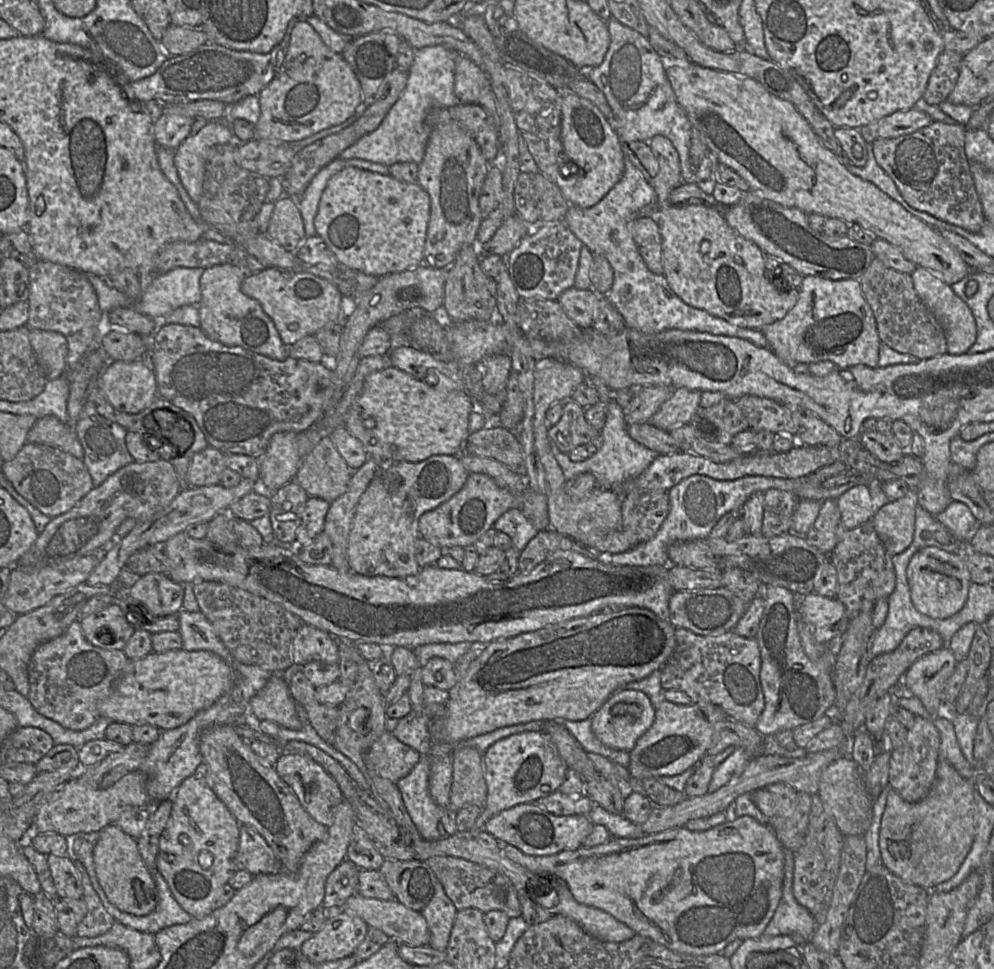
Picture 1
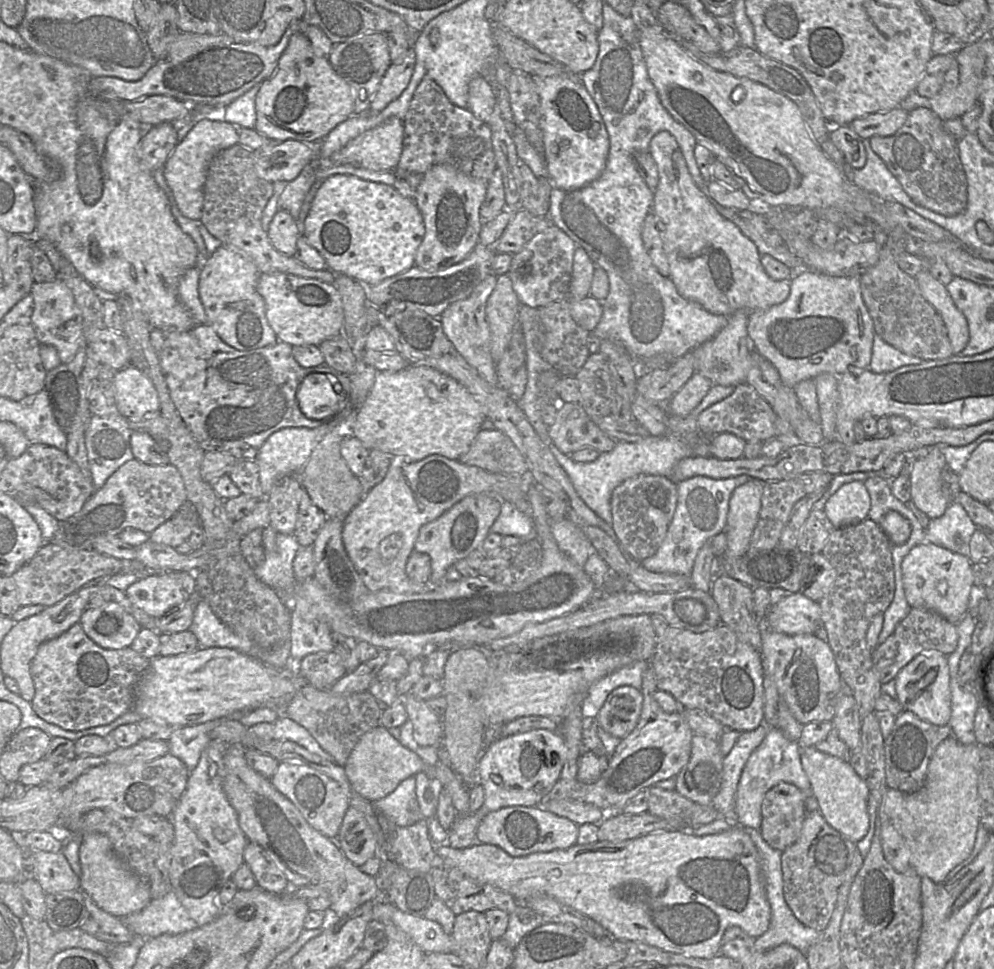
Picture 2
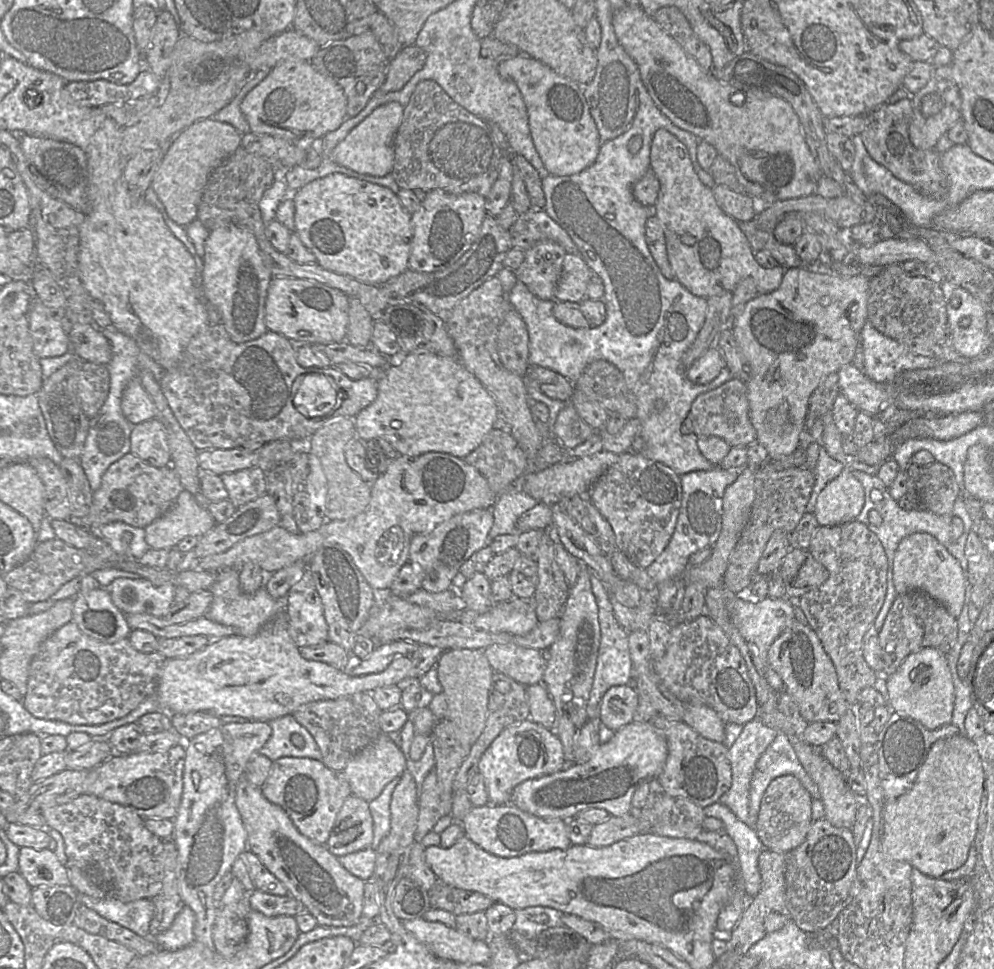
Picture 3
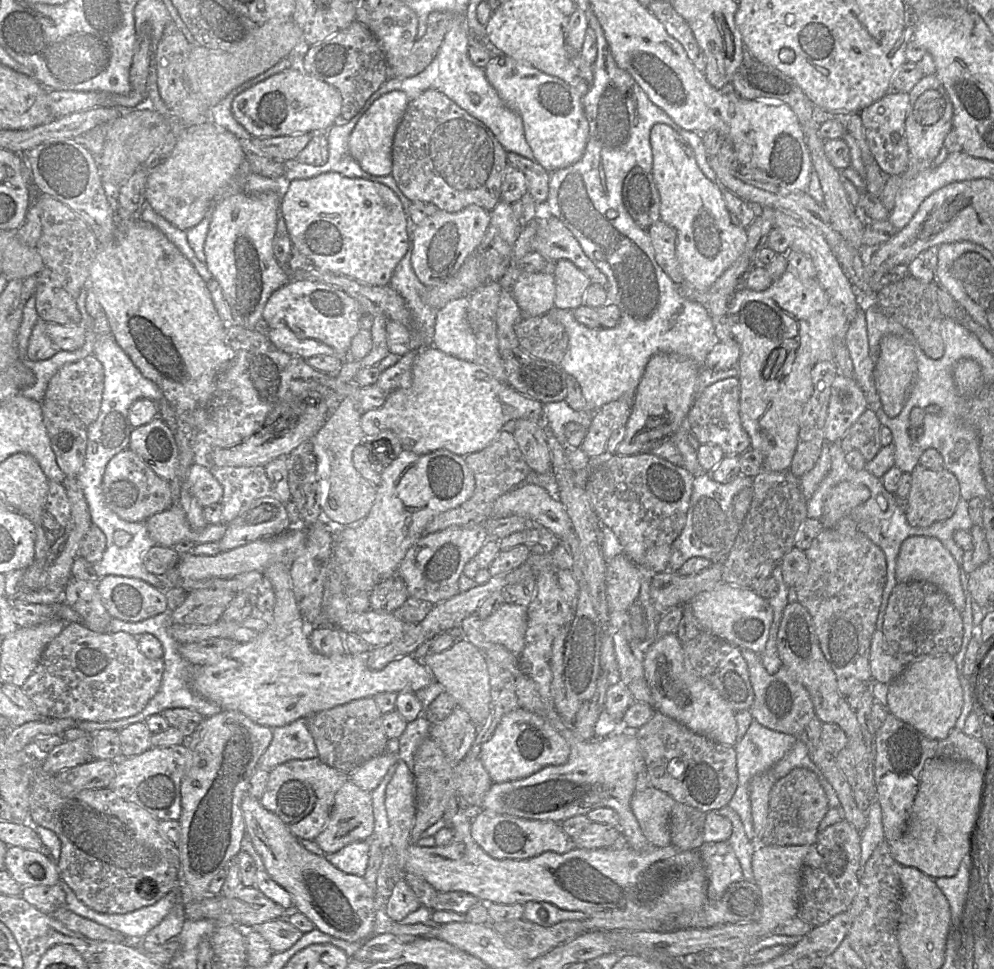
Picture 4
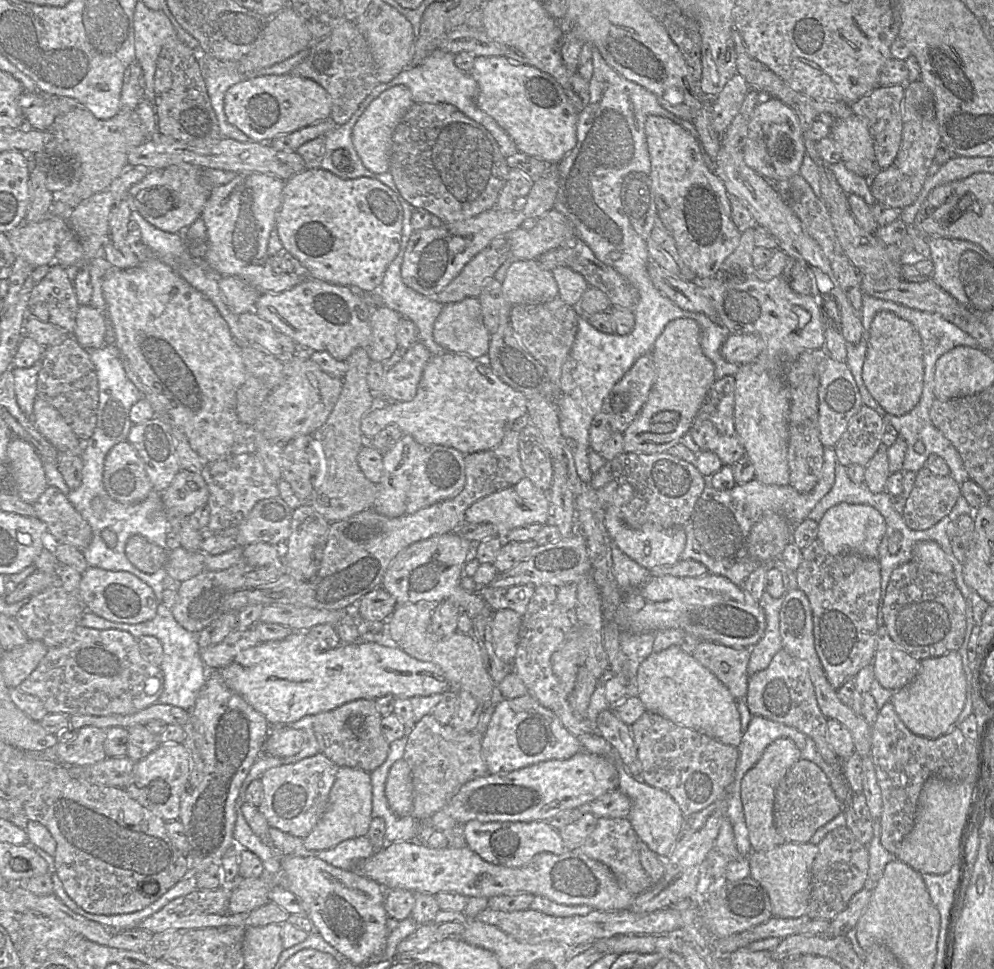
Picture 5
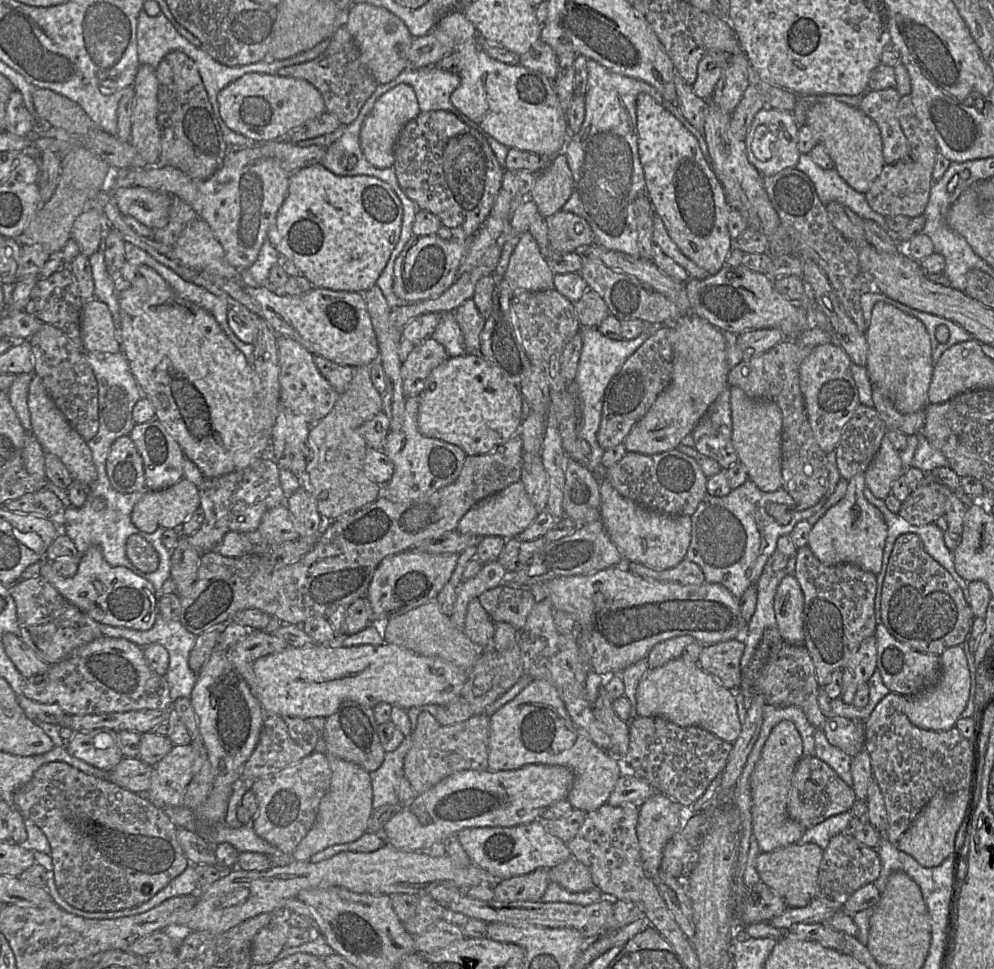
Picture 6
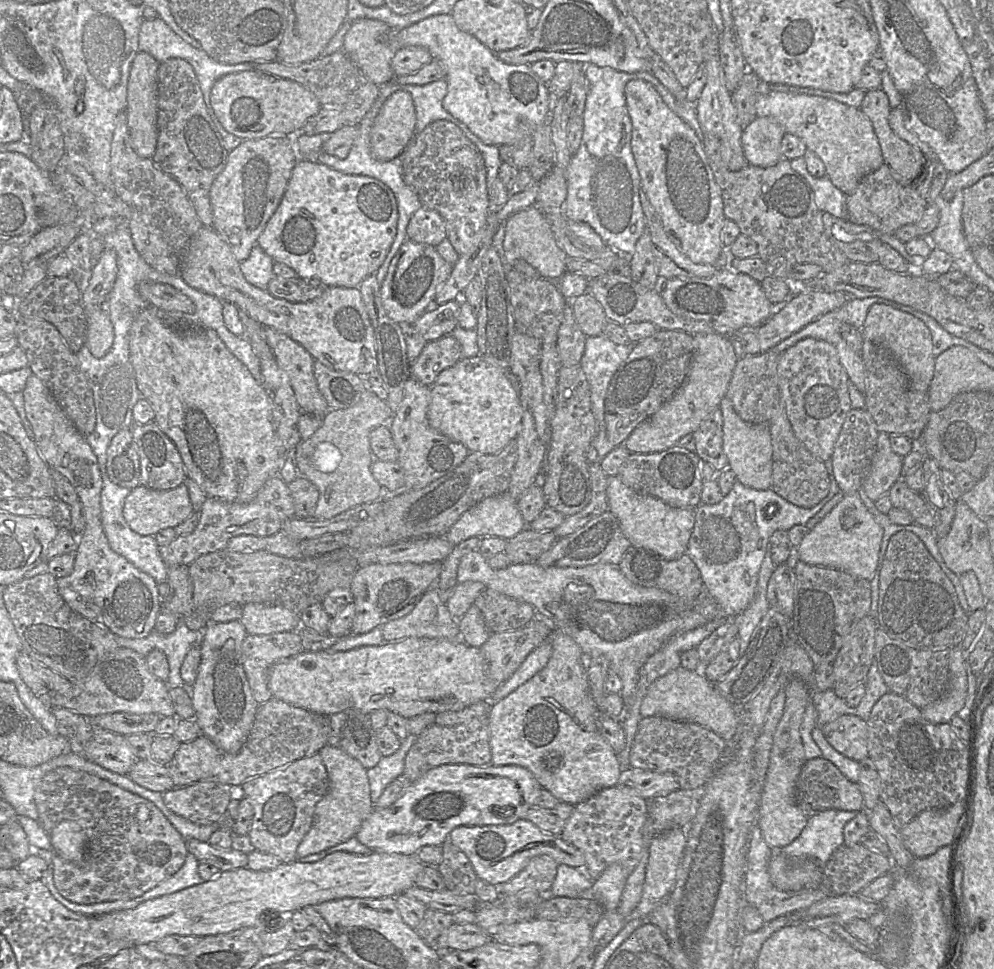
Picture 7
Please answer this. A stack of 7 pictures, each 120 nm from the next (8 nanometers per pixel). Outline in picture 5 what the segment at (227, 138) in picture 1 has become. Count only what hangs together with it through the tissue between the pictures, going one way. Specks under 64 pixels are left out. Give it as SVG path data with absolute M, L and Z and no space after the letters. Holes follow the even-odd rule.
M173 165L149 169L145 177L127 192L132 211L137 211L150 224L163 231L183 233L200 217L212 189L200 183L200 171L203 168L207 167Z

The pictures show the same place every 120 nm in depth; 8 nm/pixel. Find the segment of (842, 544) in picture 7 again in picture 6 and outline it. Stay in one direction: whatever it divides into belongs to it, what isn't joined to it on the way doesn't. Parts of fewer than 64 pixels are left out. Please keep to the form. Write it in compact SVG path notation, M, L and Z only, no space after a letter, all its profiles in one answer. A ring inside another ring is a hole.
M864 473L853 476L845 496L812 526L807 545L824 564L850 563L877 575L882 567L887 525L882 513L866 500L864 488Z

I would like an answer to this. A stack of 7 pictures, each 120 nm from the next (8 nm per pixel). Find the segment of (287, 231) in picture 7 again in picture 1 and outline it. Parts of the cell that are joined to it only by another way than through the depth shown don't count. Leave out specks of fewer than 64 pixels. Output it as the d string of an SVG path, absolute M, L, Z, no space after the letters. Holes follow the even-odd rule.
M358 167L334 174L322 194L315 228L340 264L382 277L416 268L423 263L431 199L417 182L400 181Z

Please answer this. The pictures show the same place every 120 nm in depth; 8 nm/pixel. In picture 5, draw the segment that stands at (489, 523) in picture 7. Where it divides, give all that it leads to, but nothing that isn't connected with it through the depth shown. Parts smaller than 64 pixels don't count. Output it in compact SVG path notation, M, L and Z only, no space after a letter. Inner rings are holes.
M525 477L508 488L494 492L474 502L465 511L465 522L470 524L490 523L497 526L501 534L505 535L514 528L528 524L538 523L544 526L549 522L549 513L550 505L546 498L546 492L535 487Z

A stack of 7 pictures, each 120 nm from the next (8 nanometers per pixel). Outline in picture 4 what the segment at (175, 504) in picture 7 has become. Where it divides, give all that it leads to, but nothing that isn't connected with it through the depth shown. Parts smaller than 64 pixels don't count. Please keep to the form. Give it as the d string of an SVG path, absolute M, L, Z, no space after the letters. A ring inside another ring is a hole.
M194 462L189 468L187 482L191 494L202 507L220 502L223 490L209 468Z

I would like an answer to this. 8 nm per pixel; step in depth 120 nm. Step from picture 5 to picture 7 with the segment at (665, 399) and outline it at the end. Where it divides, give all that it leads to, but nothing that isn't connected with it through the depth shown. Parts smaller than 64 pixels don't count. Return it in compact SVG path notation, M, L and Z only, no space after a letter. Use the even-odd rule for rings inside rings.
M714 332L694 335L694 353L683 384L656 413L634 429L624 442L625 448L630 453L659 453L675 446L685 435L694 433L720 406L737 361L731 339L726 334Z

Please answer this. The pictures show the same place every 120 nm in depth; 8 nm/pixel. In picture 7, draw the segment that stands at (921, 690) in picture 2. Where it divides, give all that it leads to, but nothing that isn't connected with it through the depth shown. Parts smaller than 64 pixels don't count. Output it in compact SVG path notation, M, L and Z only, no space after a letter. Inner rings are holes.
M958 646L952 648L950 653L947 694L941 700L922 708L922 717L932 724L950 723L965 705L967 687L963 650Z

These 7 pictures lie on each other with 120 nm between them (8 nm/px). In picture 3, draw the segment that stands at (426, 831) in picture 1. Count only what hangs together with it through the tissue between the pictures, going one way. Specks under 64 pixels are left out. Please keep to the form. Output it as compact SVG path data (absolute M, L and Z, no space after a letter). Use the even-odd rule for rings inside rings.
M400 777L394 778L382 790L374 800L368 802L370 814L373 819L373 841L371 847L376 850L383 838L390 831L390 802L393 790L400 781Z

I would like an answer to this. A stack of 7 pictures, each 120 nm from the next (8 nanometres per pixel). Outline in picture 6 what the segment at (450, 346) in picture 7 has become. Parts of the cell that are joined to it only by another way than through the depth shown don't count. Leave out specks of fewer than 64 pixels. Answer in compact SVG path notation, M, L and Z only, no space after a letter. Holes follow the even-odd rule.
M431 337L416 344L401 366L405 399L418 397L431 371L447 359L445 348Z

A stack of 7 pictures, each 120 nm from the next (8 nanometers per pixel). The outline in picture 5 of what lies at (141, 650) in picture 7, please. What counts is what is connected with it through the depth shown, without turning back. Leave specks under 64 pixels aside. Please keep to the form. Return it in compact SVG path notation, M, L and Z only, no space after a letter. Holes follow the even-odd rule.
M159 602L155 617L146 622L138 624L111 622L90 611L85 611L80 620L80 625L97 630L118 629L126 631L136 639L145 635L157 638L163 648L163 661L159 667L164 677L164 689L157 703L172 705L189 712L193 709L196 698L207 679L208 670L199 655L197 635L184 629L175 620L171 610L167 609L162 603Z

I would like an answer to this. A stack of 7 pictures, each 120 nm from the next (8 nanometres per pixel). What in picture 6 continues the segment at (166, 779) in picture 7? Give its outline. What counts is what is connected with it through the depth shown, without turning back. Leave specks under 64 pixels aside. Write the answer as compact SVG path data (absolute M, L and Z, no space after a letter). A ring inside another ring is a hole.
M123 757L107 773L106 779L134 793L147 792L151 784L152 771L153 766L144 763L139 757Z

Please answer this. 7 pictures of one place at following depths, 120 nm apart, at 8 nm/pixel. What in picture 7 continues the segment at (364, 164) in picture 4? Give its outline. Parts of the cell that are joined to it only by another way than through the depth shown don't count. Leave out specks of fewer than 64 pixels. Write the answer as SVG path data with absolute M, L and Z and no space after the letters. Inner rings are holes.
M398 90L382 105L370 132L372 156L390 161L401 155L415 135L416 111L411 94Z

